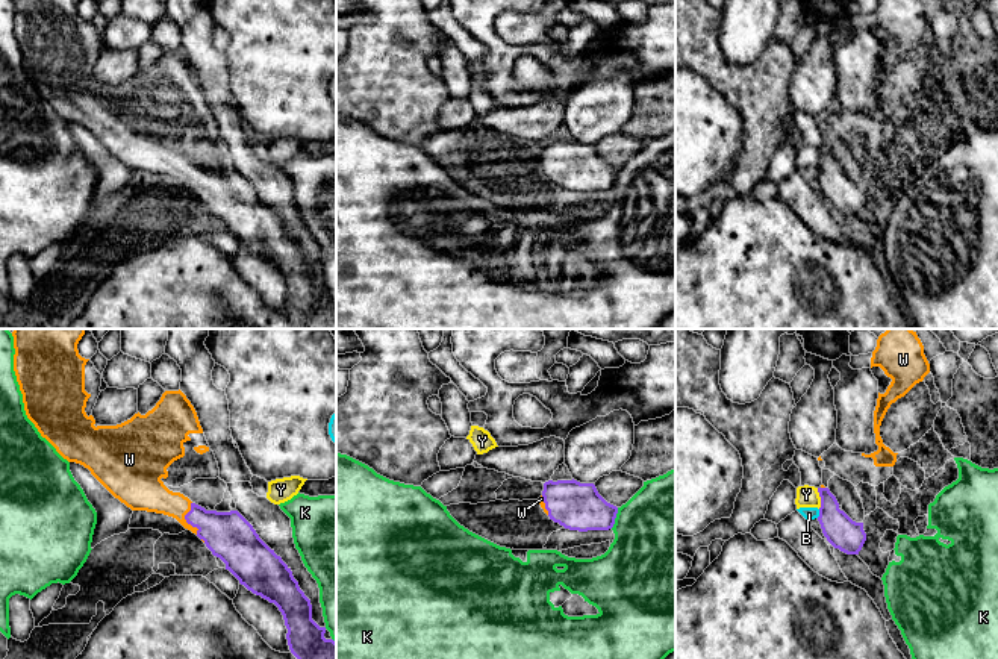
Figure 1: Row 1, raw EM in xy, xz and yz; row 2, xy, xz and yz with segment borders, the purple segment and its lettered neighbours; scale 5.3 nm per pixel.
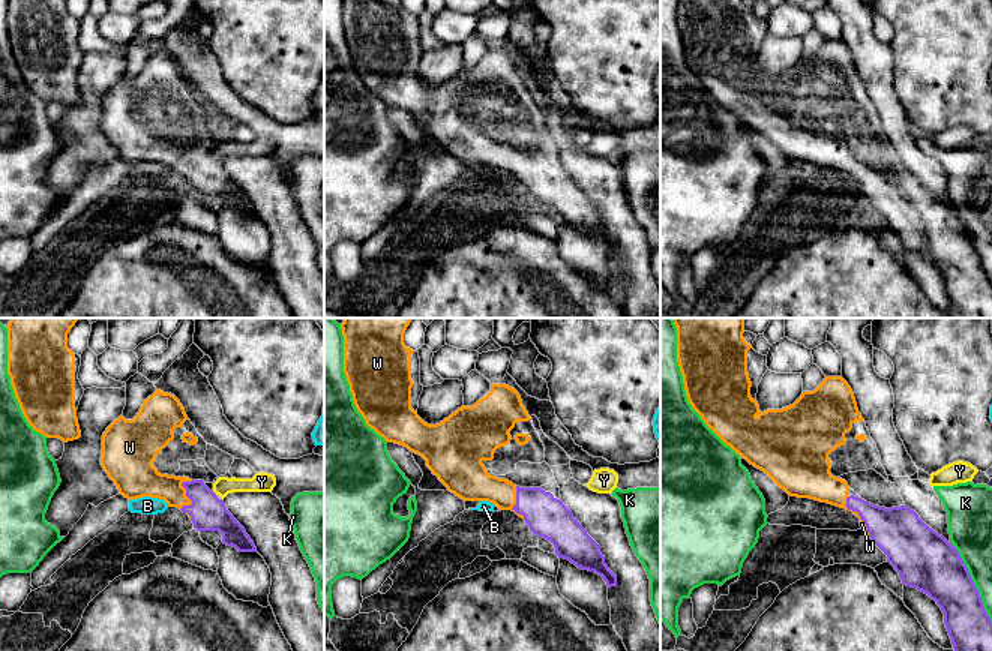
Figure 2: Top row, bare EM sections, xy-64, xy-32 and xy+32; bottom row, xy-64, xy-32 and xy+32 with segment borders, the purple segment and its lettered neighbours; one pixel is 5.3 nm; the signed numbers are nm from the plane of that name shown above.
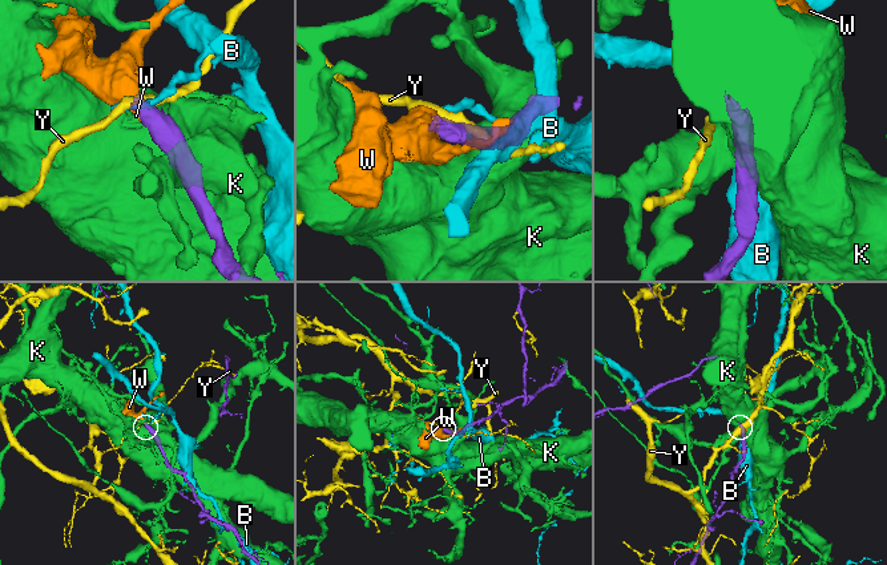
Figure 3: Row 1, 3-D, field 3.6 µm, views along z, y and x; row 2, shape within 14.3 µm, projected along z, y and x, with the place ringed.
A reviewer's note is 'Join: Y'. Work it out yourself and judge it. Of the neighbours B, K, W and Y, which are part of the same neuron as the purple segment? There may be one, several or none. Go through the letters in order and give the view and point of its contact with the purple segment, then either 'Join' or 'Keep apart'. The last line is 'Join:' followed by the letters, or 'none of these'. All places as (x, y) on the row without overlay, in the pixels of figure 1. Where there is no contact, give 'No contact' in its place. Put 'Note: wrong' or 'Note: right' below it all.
B: Touches purple at yz (820, 174). Keep apart
K: Touches purple at xz (615, 178). Keep apart
W: Touches purple at xy (185, 179). Join
Y: Touches purple at yz (821, 159). Keep apart
Join: W
Note: wrong

